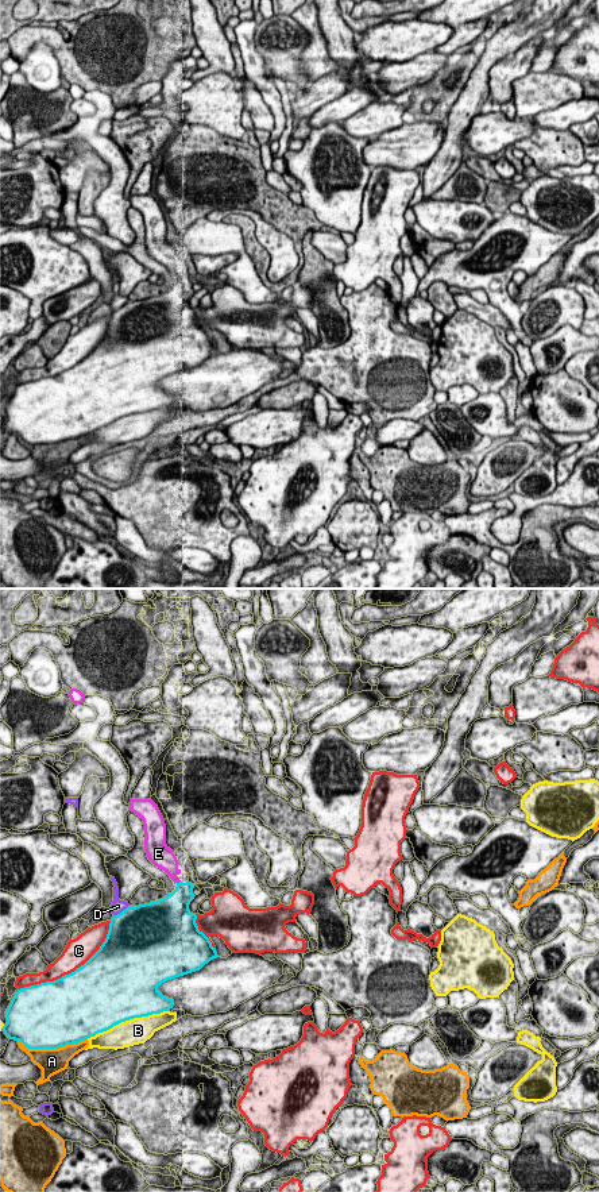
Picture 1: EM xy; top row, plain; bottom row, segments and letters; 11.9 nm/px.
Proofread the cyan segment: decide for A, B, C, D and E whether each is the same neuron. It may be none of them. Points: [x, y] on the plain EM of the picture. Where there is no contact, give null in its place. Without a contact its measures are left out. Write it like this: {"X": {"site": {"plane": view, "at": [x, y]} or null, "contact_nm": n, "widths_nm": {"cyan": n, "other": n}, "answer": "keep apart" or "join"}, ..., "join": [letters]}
{"A": {"site": {"plane": "xy", "at": [51, 443]}, "contact_nm": 850, "widths_nm": {"cyan": 500, "other": 320}, "answer": "keep apart"}, "B": {"site": {"plane": "xy", "at": [127, 415]}, "contact_nm": 1050, "widths_nm": {"cyan": 500, "other": 320}, "answer": "keep apart"}, "C": {"site": {"plane": "xy", "at": [72, 367]}, "contact_nm": 1400, "widths_nm": {"cyan": 500, "other": 320}, "answer": "keep apart"}, "D": {"site": {"plane": "xy", "at": [122, 307]}, "contact_nm": 240, "widths_nm": {"cyan": 500, "other": 160}, "answer": "keep apart"}, "E": {"site": {"plane": "xy", "at": [180, 277]}, "contact_nm": 60, "widths_nm": {"cyan": 280, "other": 200}, "answer": "join"}, "join": ["E"]}

